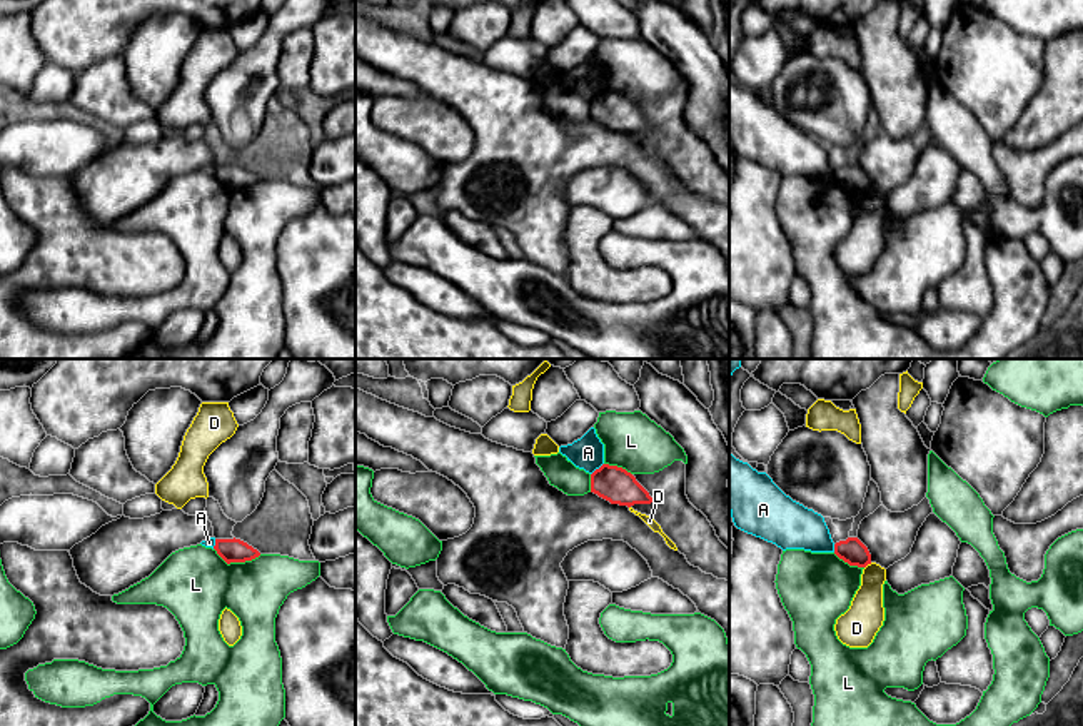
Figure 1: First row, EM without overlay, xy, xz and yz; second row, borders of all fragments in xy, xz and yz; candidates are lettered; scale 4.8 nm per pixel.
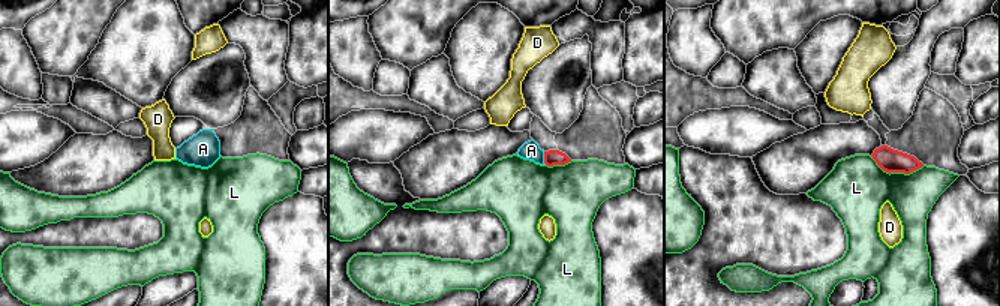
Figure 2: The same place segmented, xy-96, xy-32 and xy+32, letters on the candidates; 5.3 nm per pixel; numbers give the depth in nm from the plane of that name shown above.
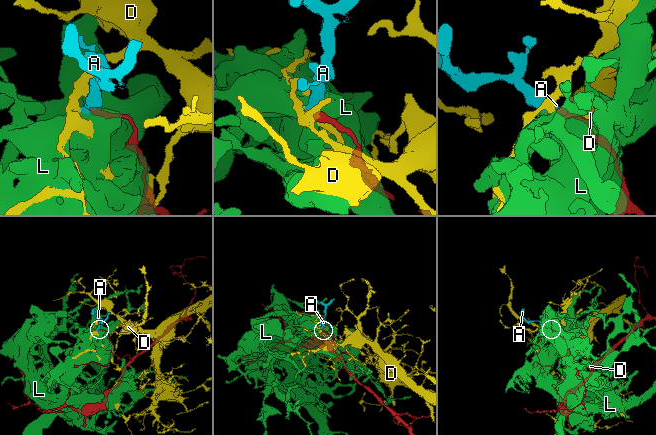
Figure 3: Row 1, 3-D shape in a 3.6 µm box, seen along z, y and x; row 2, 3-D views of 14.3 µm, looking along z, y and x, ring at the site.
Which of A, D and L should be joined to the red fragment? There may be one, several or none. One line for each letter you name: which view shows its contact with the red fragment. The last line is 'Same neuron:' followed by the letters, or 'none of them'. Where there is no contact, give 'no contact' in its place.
Same neuron: none of them

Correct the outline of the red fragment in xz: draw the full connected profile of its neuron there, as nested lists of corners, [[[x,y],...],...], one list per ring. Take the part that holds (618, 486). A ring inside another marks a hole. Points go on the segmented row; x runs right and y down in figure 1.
[[[602,464],[591,474],[591,492],[619,506],[651,504],[652,497],[636,481],[636,477],[622,467]]]

